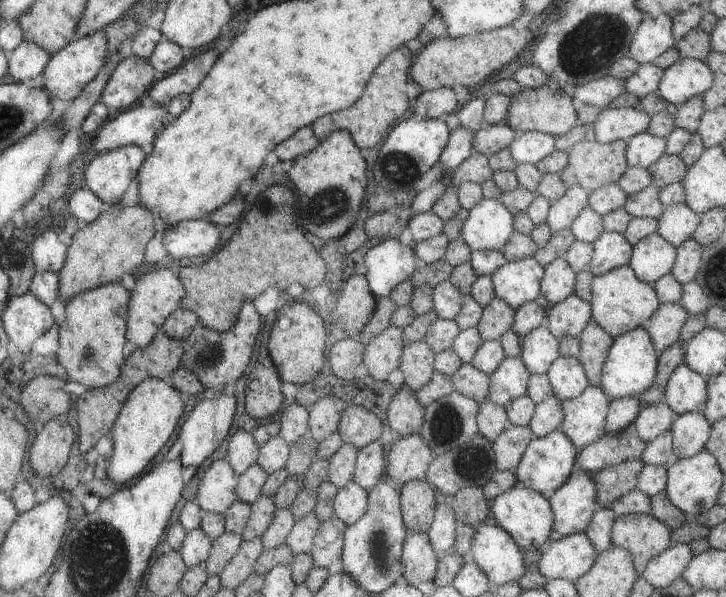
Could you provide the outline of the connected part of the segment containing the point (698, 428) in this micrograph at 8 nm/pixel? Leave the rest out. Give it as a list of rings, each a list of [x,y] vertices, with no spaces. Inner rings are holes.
[[[697,411],[676,415],[670,426],[671,454],[677,458],[689,458],[704,449],[709,436],[710,423]]]

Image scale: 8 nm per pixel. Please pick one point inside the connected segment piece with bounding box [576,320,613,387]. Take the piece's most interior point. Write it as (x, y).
(594, 343)

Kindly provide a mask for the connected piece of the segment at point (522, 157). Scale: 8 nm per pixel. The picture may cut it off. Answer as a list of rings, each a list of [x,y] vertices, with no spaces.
[[[539,131],[522,132],[507,146],[516,163],[535,164],[555,150],[552,135]]]

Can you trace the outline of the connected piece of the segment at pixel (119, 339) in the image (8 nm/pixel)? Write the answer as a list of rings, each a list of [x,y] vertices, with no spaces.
[[[108,282],[101,286],[79,292],[64,302],[63,322],[59,324],[58,347],[54,353],[57,362],[64,370],[64,379],[78,382],[88,389],[101,388],[111,384],[120,373],[125,343],[126,310],[129,300],[129,291],[121,286],[120,282]]]

